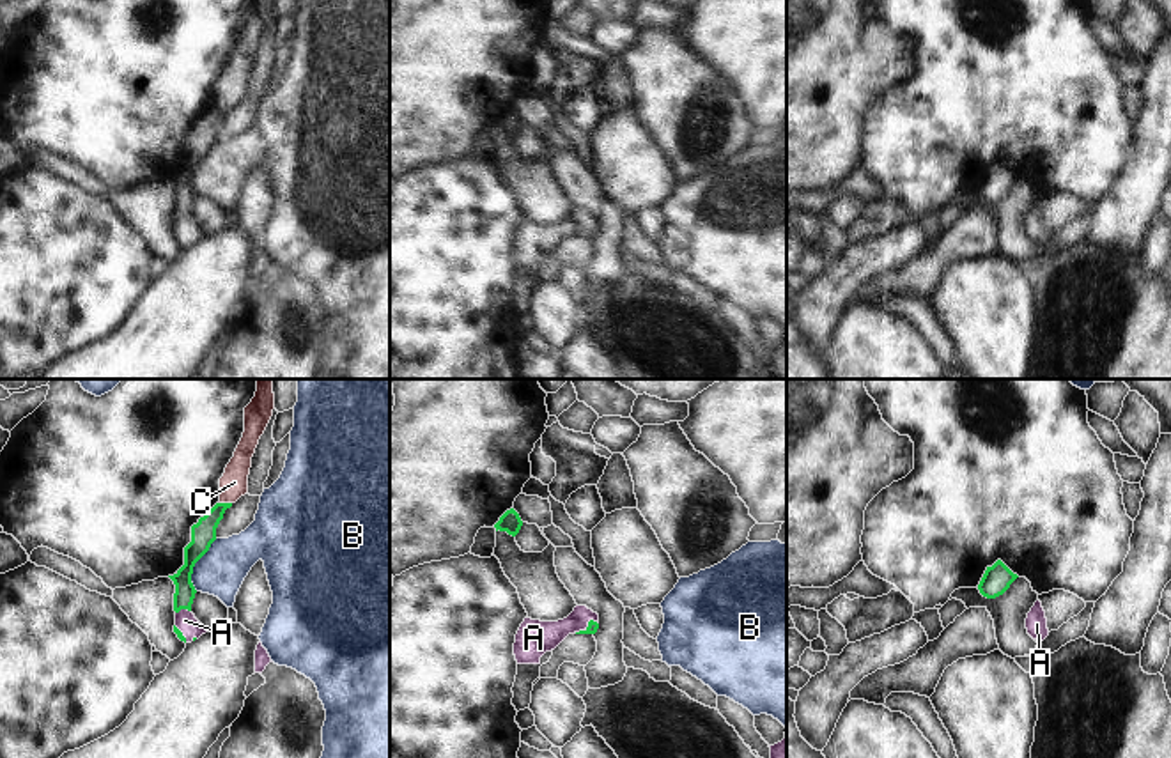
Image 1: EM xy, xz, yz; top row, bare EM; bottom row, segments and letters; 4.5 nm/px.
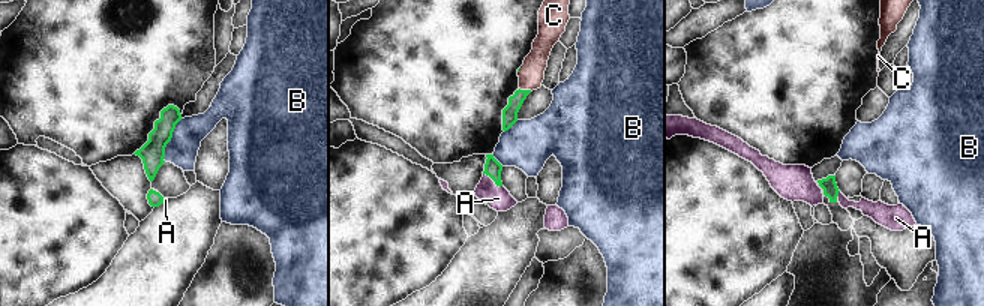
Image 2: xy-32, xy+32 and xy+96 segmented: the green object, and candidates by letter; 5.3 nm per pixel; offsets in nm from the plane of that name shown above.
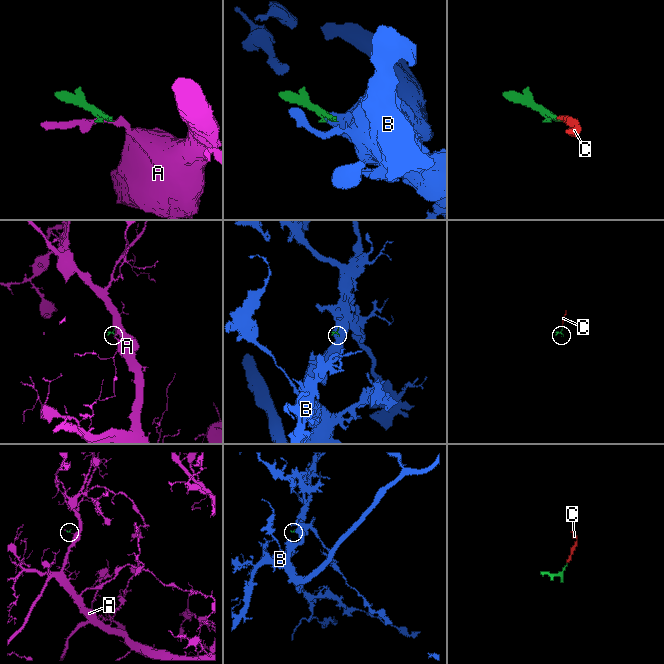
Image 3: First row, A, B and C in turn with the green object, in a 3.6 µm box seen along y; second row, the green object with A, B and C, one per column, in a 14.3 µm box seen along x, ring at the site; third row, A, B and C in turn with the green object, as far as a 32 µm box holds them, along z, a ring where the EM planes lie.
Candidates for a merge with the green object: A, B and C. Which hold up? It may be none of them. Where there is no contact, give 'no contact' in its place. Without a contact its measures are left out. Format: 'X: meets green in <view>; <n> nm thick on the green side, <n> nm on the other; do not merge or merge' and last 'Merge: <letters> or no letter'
A: meets green in xy; 100 nm thick on the green side, 100 nm on the other; merge
B: meets green in xy; 110 nm thick on the green side, 220 nm on the other; do not merge
C: meets green in xy; 110 nm thick on the green side, 130 nm on the other; merge
Merge: A, C

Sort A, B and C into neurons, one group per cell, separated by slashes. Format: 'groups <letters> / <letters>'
groups A C / B

